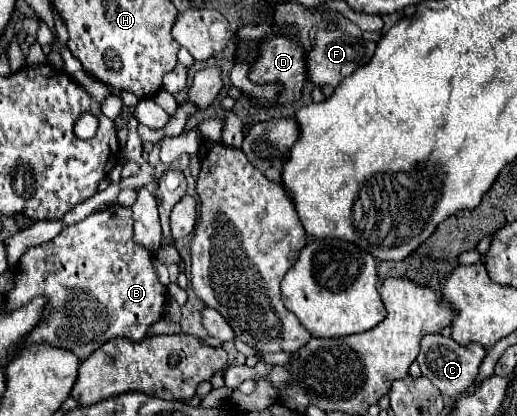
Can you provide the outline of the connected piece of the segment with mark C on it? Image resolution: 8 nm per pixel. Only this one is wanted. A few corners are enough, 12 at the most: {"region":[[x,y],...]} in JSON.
{"region":[[432,333],[420,343],[422,375],[442,395],[468,391],[486,349]]}

